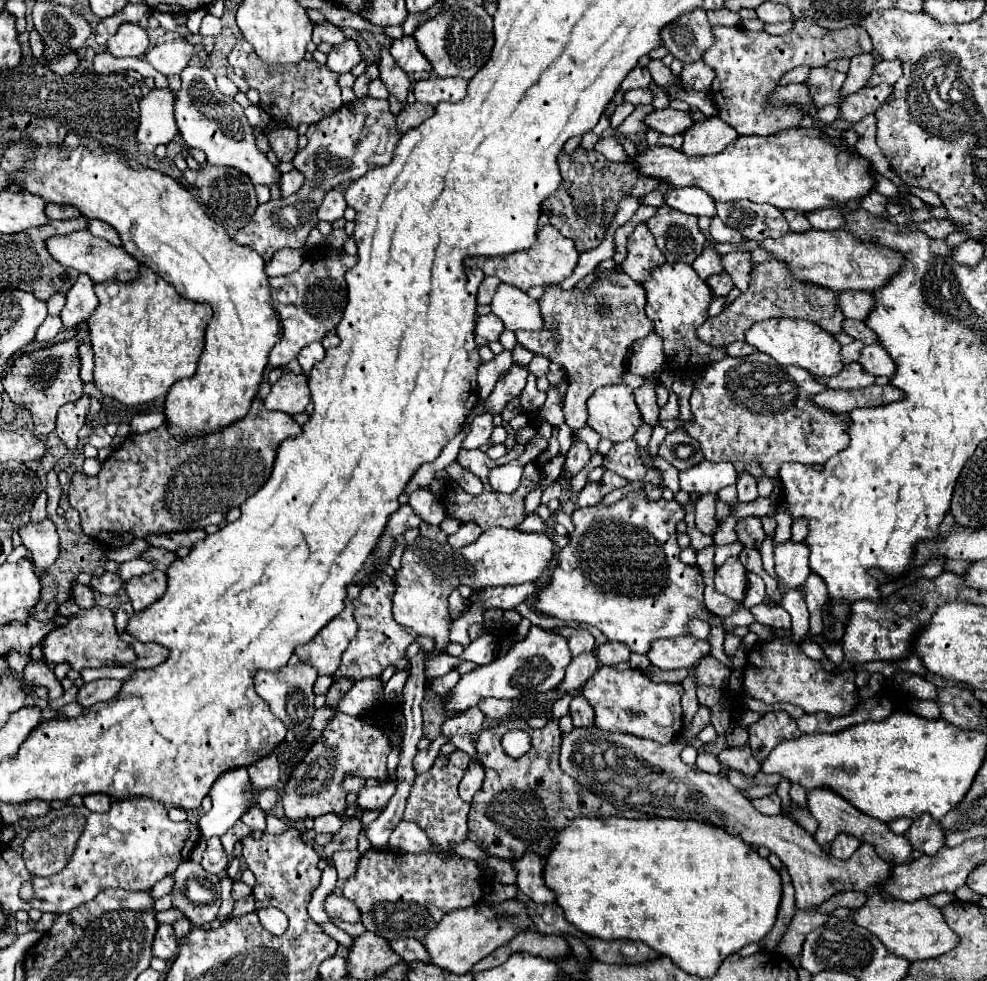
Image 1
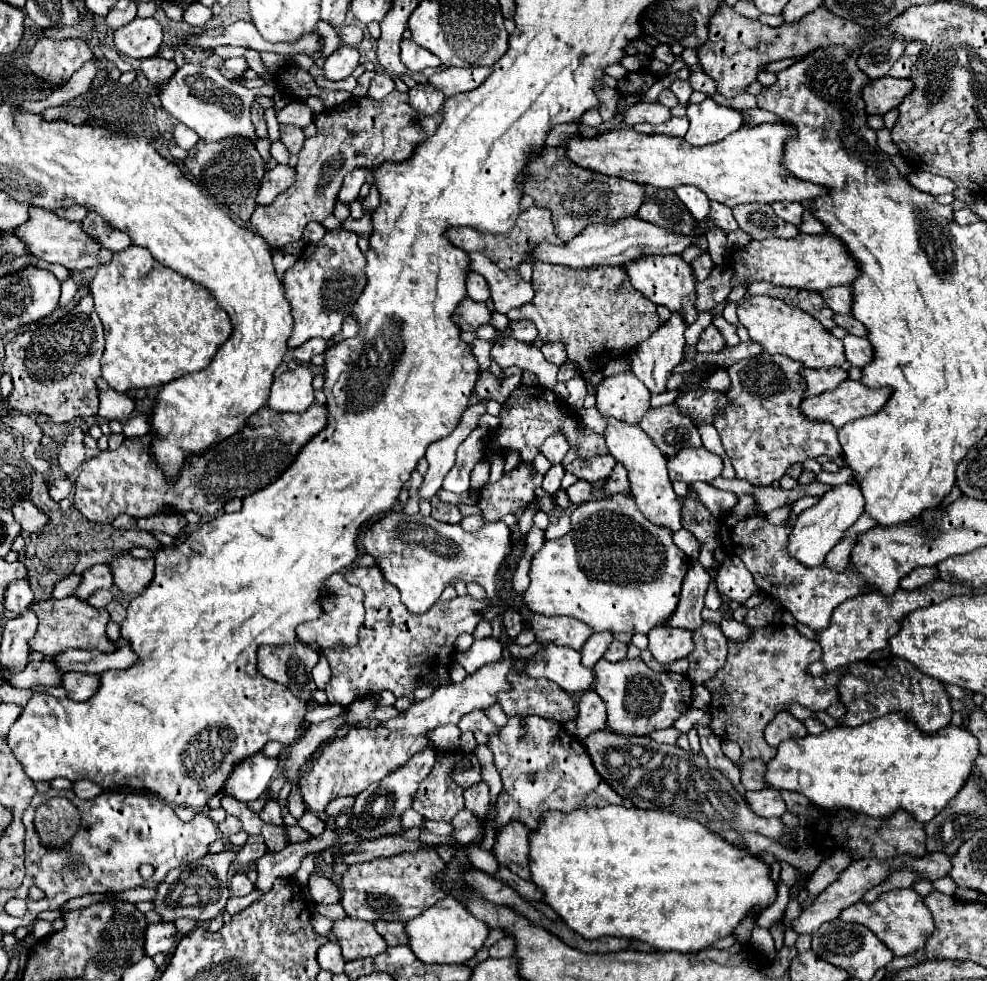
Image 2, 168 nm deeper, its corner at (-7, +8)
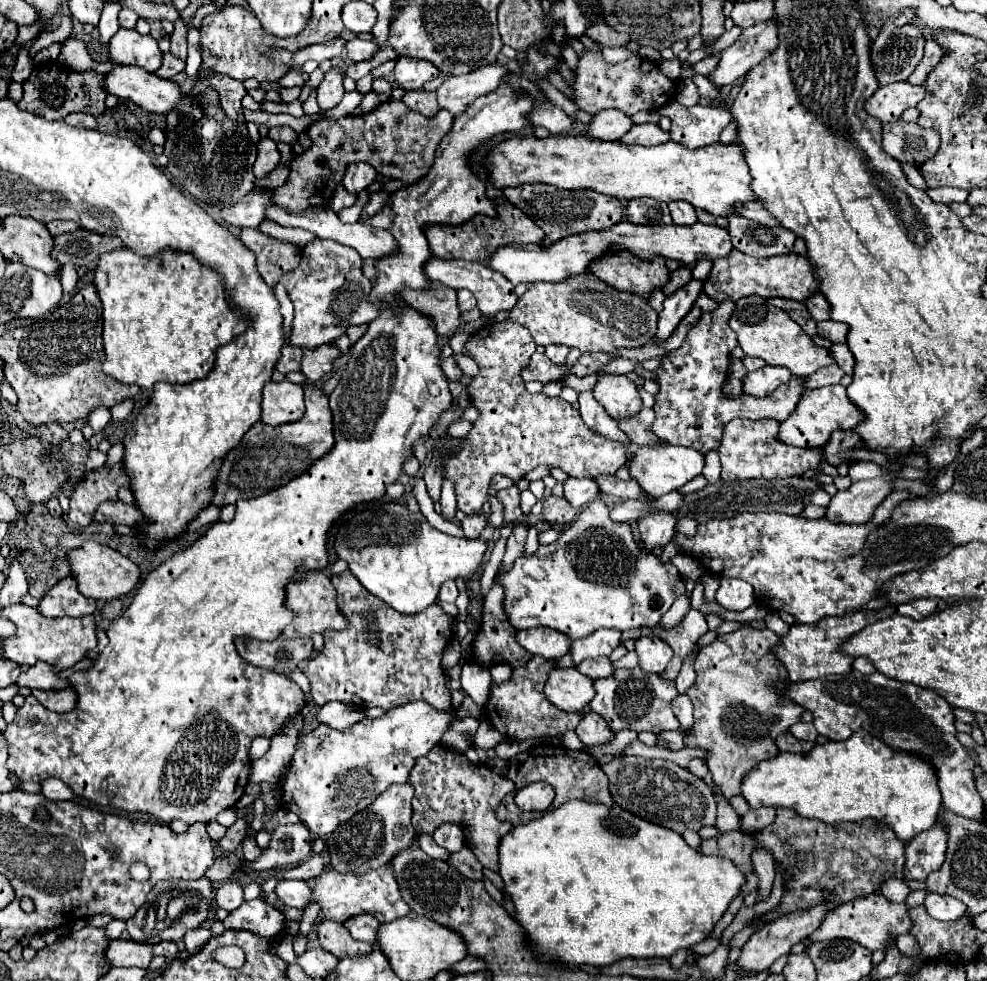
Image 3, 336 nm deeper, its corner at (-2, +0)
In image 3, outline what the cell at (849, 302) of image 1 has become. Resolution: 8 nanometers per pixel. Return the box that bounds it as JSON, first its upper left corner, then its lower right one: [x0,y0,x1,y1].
[805,293,831,321]

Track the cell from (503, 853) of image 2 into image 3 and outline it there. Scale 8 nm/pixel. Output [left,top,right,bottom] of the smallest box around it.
[411,745,513,871]

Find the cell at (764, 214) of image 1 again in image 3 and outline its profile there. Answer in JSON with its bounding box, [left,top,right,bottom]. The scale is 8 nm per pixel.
[729,215,795,257]

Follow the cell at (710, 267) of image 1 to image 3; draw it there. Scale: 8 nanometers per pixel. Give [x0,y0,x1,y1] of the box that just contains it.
[663,267,693,295]

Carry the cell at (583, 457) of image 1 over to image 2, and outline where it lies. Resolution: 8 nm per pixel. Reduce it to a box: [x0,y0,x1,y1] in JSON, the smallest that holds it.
[566,455,616,483]

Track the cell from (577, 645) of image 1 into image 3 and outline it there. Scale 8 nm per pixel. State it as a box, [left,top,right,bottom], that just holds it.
[517,627,571,659]

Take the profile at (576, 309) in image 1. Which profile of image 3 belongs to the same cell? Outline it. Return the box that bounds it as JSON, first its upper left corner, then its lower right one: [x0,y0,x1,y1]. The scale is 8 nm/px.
[509,271,657,353]

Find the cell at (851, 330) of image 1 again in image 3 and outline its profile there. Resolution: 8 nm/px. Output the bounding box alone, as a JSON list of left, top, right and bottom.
[817,321,849,343]

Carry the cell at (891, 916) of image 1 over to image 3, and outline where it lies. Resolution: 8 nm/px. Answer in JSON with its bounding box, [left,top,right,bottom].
[809,893,913,951]

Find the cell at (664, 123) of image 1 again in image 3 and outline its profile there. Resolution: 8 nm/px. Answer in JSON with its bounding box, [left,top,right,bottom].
[589,109,633,141]

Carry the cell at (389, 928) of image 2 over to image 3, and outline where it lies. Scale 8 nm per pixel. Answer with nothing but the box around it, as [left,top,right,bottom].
[343,915,381,945]

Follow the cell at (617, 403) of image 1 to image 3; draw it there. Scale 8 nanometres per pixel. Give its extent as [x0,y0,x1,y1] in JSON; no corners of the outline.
[593,375,643,421]

